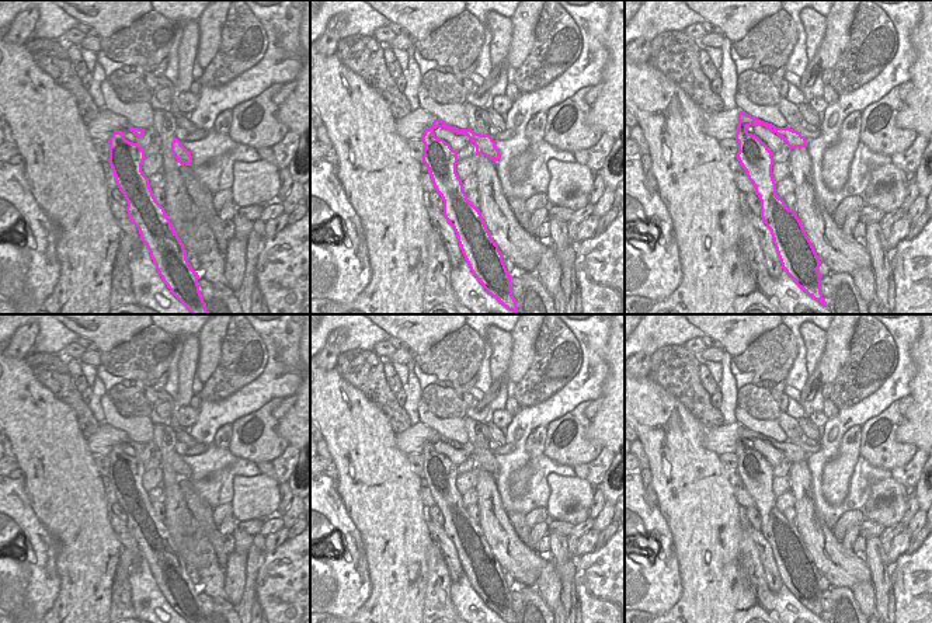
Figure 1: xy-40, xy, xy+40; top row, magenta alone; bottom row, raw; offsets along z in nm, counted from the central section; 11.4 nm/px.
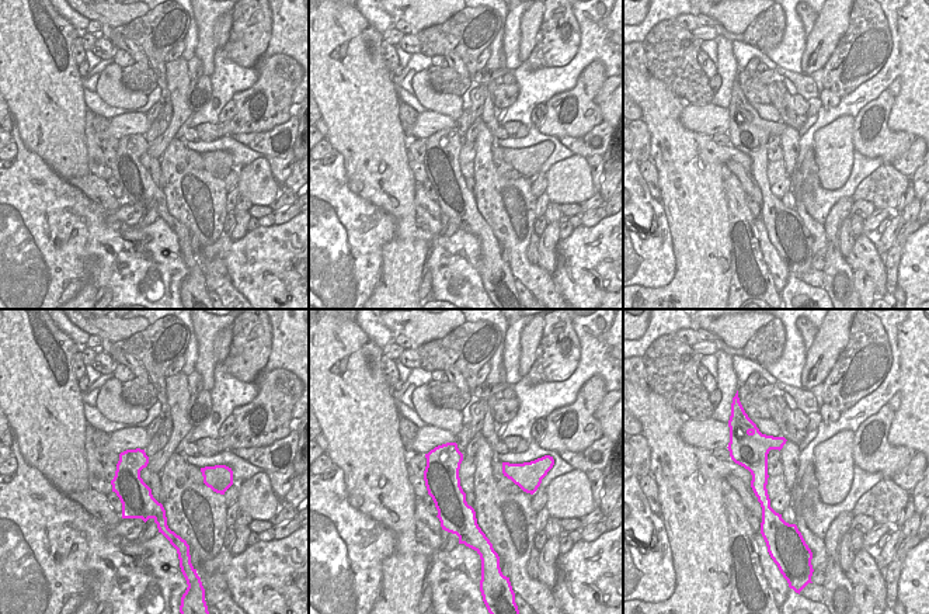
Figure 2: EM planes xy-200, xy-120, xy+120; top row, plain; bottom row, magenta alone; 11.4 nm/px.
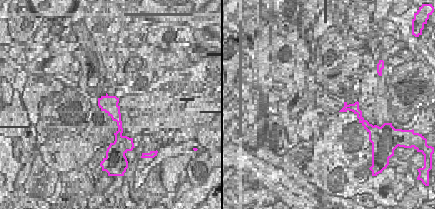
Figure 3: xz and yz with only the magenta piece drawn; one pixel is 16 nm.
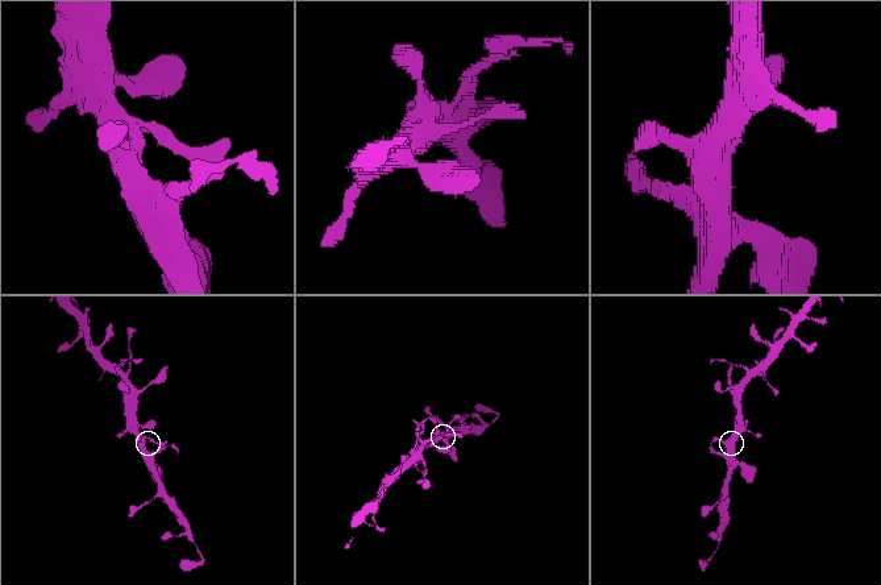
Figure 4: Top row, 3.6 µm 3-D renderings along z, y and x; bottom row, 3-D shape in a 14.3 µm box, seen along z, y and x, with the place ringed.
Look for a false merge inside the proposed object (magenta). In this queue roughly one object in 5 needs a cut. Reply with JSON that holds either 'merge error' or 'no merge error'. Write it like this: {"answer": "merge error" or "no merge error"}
{"answer": "no merge error"}

